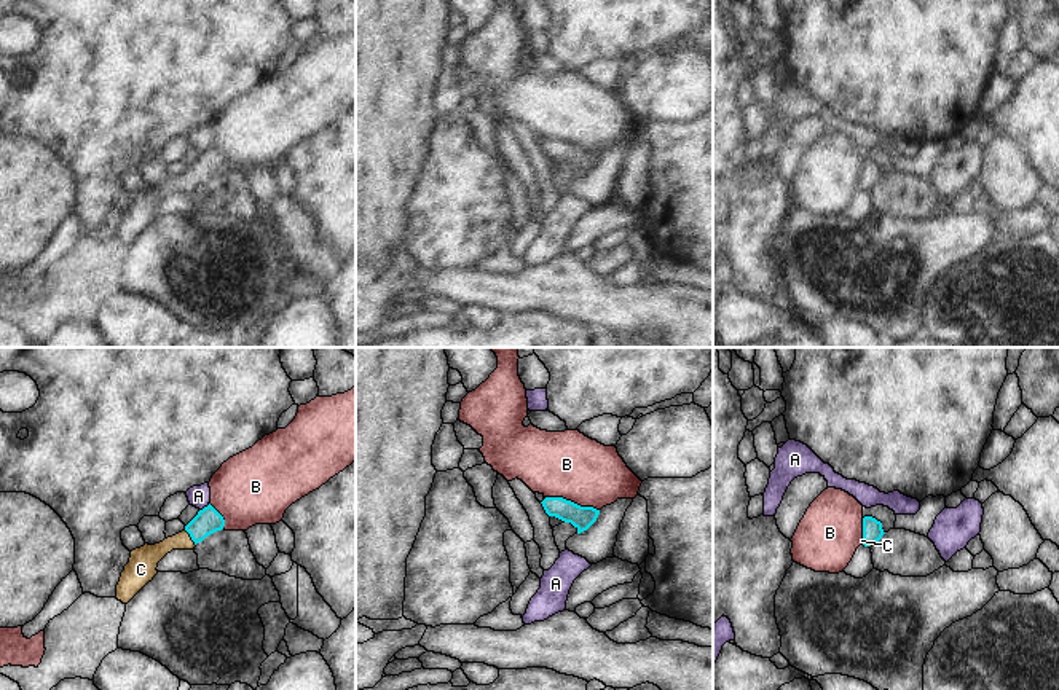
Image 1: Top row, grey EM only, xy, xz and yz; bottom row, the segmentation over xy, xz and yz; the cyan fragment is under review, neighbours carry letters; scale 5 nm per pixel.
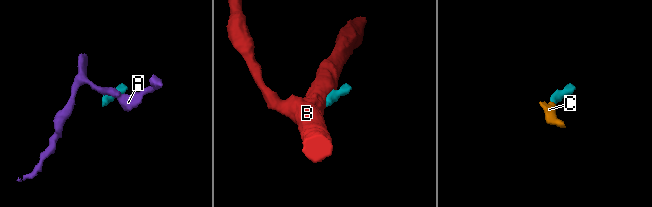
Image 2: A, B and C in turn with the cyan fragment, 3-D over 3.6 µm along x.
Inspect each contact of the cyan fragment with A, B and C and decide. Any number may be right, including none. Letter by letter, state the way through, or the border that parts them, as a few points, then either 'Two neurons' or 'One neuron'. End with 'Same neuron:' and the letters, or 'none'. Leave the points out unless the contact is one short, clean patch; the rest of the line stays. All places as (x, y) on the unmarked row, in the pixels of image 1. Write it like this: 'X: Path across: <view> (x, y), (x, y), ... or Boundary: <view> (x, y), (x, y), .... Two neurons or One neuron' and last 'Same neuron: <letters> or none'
A: Boundary: xy (209, 147), (200, 153). Two neurons
B: Boundary: xz (546, 139), (562, 139), (598, 153). Two neurons
C: Path across: xy (208, 163), (190, 179), (147, 199). One neuron
Same neuron: C.

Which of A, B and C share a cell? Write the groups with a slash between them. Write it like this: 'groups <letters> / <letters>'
groups A / B / C

